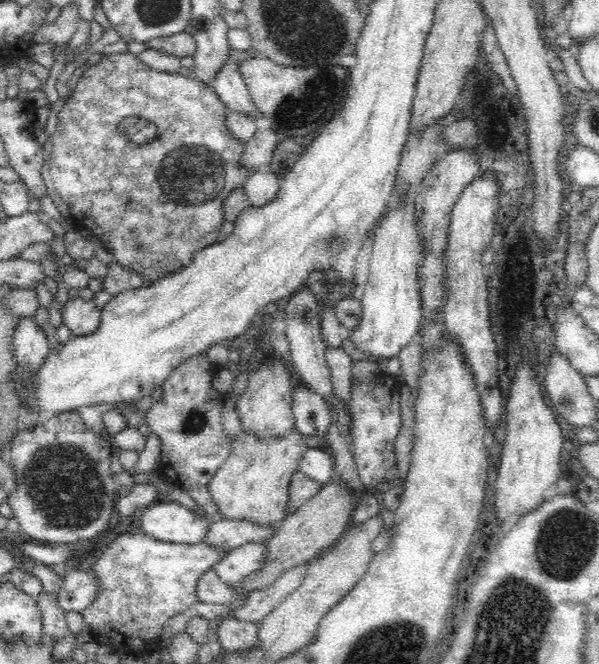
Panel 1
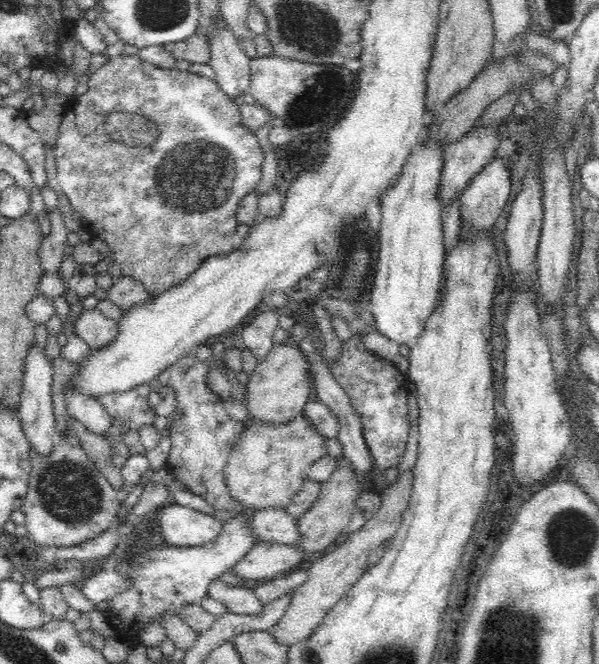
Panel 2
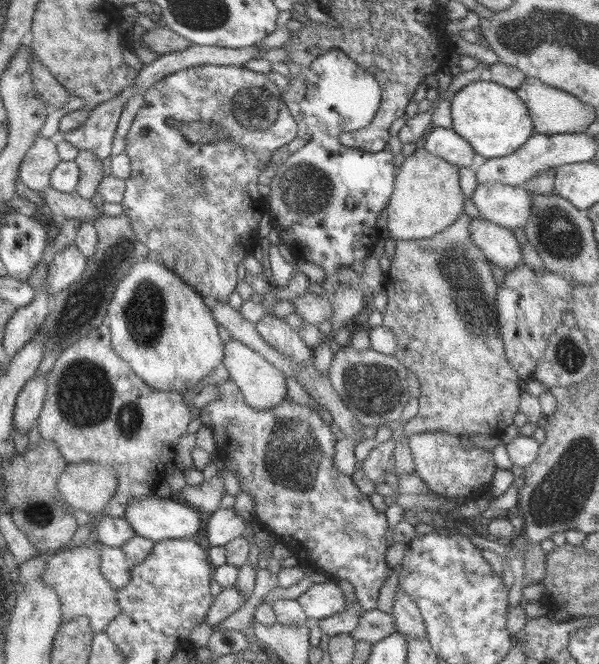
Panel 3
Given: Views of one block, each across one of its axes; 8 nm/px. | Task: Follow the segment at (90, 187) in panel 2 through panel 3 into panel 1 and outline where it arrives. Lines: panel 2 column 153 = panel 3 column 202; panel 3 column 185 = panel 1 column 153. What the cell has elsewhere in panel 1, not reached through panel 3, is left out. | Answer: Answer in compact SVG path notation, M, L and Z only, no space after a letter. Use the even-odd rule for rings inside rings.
M111 53L102 59L99 63L88 68L79 78L75 86L75 92L69 98L57 113L57 124L55 131L52 134L53 151L51 153L51 178L54 188L63 202L70 210L70 216L76 218L85 229L91 231L92 236L98 238L114 257L115 262L120 268L129 270L139 274L147 284L158 282L162 276L180 272L182 268L186 268L191 260L206 246L216 244L222 240L220 232L224 227L225 213L224 204L226 198L234 192L234 190L242 189L246 184L246 180L250 178L250 174L256 171L256 168L246 167L244 160L244 152L246 152L246 141L236 137L228 123L228 108L222 100L218 98L214 88L211 88L206 82L196 80L190 73L181 70L180 72L158 72L154 68L150 68L146 63L143 63L135 54L129 53ZM138 115L150 122L153 122L158 129L158 136L144 144L144 146L136 146L128 140L124 140L122 136L117 134L118 122L125 119L127 116Z

